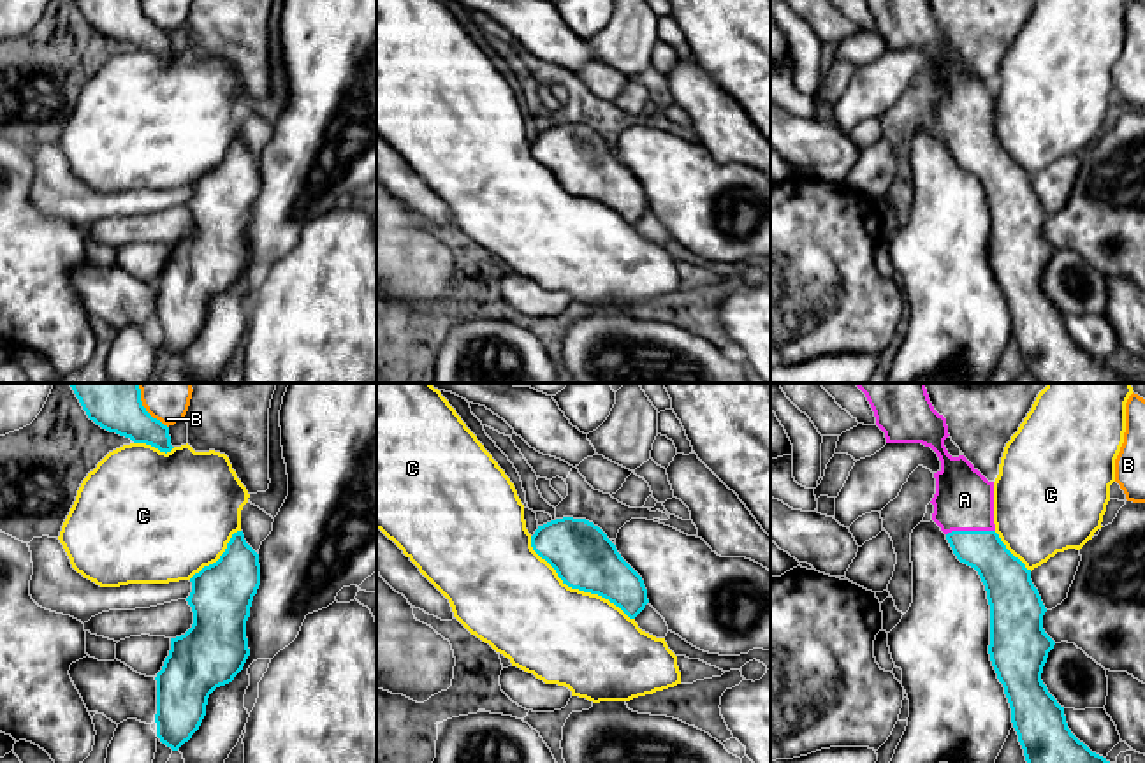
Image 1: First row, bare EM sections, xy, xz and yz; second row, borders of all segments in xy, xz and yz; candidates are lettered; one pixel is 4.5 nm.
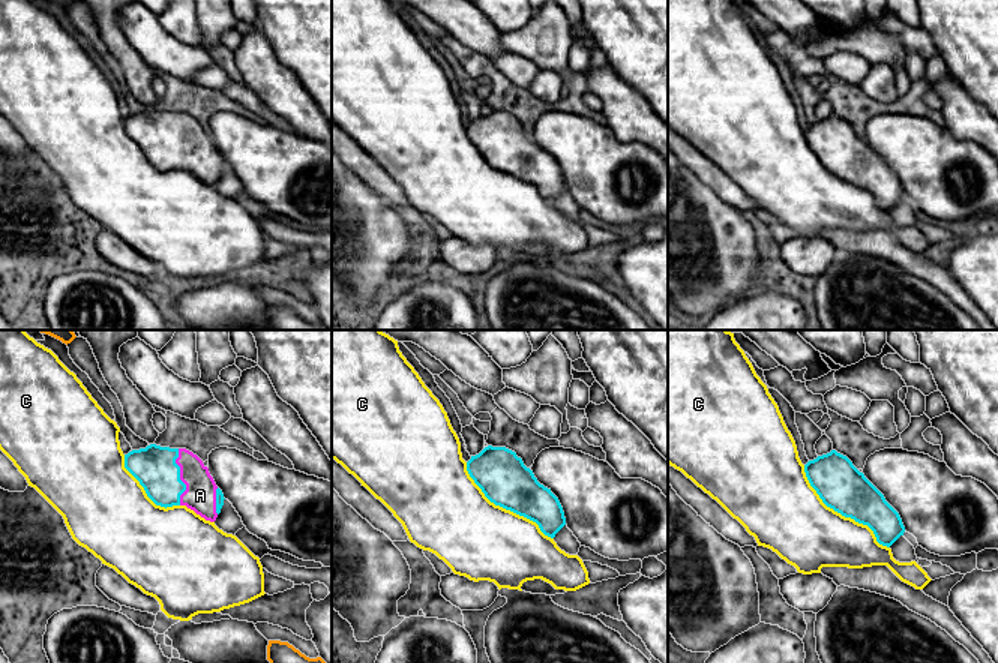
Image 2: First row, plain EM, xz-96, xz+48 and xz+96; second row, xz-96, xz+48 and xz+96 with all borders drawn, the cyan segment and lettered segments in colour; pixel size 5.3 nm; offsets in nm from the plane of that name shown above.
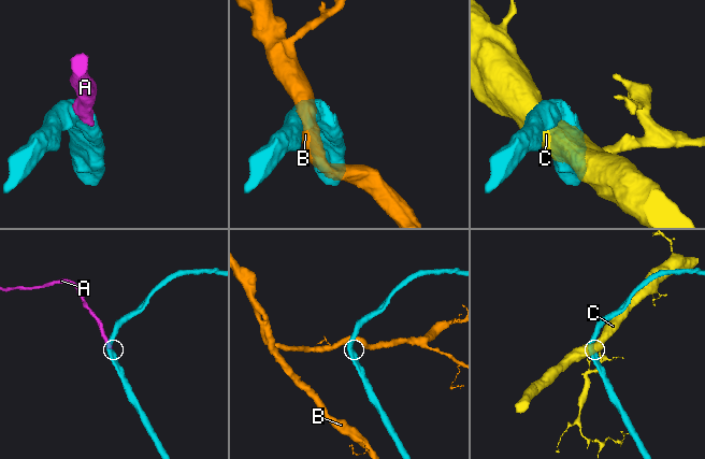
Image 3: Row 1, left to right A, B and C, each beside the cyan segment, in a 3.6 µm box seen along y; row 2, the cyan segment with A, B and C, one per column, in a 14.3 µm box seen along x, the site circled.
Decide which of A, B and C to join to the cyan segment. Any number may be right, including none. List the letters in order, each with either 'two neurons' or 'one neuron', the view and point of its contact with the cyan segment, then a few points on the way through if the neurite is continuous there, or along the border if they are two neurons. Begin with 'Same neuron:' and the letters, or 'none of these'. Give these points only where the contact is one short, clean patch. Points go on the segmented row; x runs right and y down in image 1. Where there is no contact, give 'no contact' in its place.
Same neuron: A
A: one neuron | yz (969, 531)
B: two neurons | xy (145, 408)
C: two neurons | xz (577, 588)

